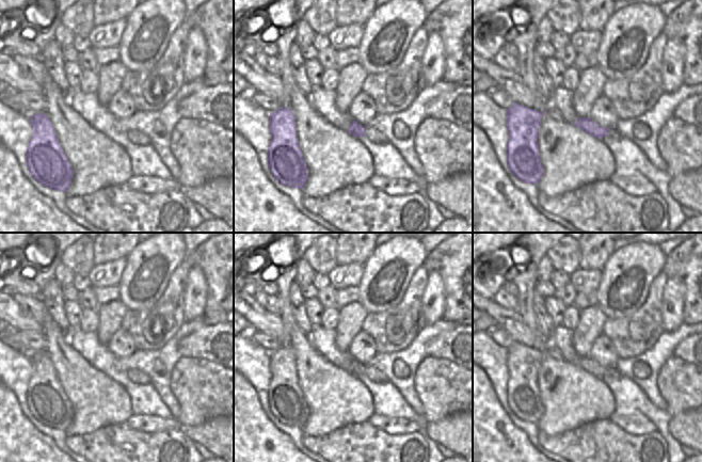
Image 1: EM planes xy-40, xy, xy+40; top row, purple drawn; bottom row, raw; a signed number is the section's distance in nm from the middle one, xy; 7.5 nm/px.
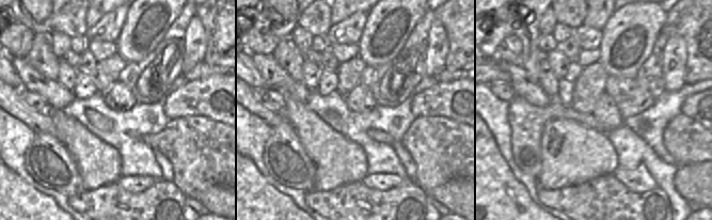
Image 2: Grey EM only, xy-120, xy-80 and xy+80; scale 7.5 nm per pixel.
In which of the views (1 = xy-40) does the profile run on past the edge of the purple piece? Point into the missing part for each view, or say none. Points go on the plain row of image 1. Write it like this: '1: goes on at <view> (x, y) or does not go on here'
1: does not go on here

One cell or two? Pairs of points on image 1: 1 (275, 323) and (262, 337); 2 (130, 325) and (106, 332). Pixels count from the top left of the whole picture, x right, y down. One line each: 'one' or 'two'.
1: two
2: two

